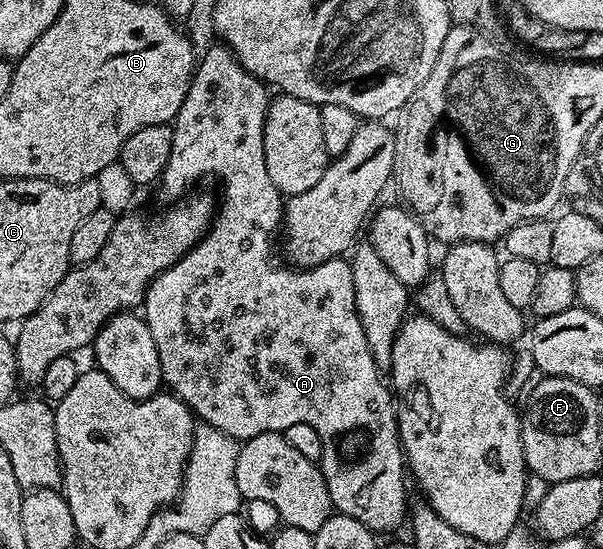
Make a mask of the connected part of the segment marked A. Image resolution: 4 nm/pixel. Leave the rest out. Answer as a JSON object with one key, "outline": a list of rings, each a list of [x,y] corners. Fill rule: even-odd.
{"outline":[[[215,45],[210,47],[205,54],[203,51],[193,73],[190,88],[186,92],[186,100],[182,100],[182,108],[176,113],[172,126],[172,155],[158,183],[158,189],[160,189],[161,196],[165,198],[165,203],[171,204],[183,199],[195,187],[192,185],[199,178],[204,178],[209,174],[210,177],[220,181],[225,198],[225,202],[219,203],[218,213],[213,217],[204,239],[193,250],[186,252],[183,258],[177,260],[169,270],[163,270],[148,285],[148,291],[142,303],[142,317],[150,328],[150,336],[154,336],[154,348],[158,348],[158,360],[164,377],[163,385],[176,397],[181,398],[203,425],[212,426],[225,433],[226,436],[237,440],[247,440],[259,434],[283,432],[286,428],[290,428],[290,424],[310,424],[310,428],[314,428],[314,432],[318,432],[320,437],[318,465],[324,474],[333,507],[339,513],[358,520],[358,524],[362,524],[367,530],[373,532],[396,530],[403,522],[405,525],[406,515],[410,510],[408,490],[404,487],[406,459],[404,448],[400,444],[398,409],[396,410],[395,404],[392,403],[393,391],[389,383],[385,379],[385,383],[380,379],[383,378],[382,372],[376,367],[374,356],[370,356],[370,344],[366,344],[366,332],[362,332],[362,320],[358,320],[358,312],[354,304],[352,263],[339,257],[331,258],[329,262],[323,262],[311,268],[280,266],[279,260],[276,259],[276,250],[278,254],[277,238],[284,221],[285,199],[280,189],[274,184],[274,180],[270,180],[270,172],[266,172],[266,156],[264,155],[264,125],[270,101],[270,90],[265,83],[240,66],[239,60],[227,46]]]}

